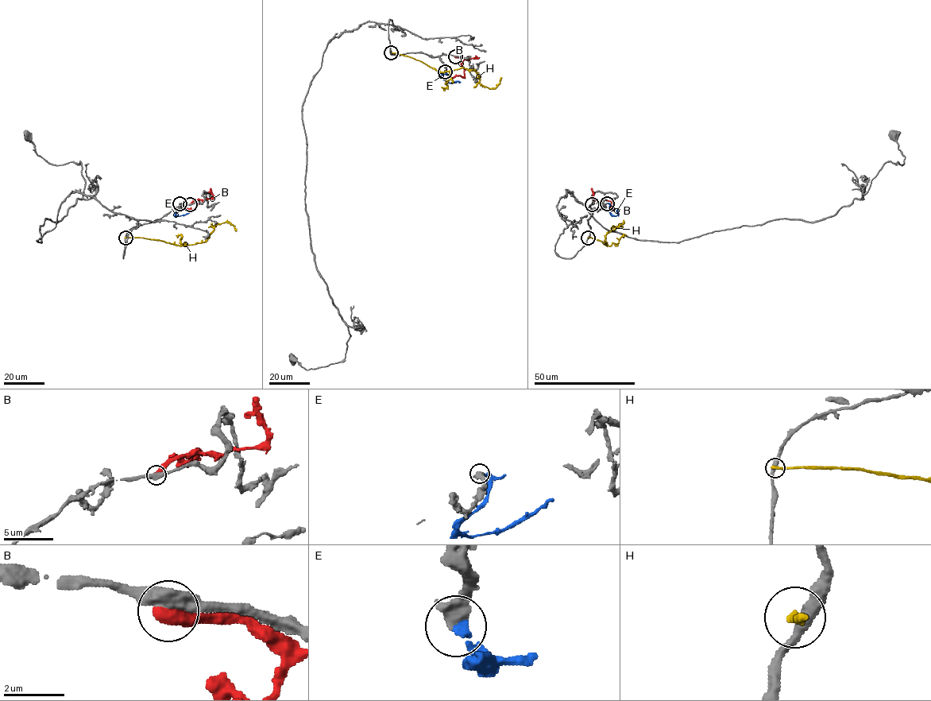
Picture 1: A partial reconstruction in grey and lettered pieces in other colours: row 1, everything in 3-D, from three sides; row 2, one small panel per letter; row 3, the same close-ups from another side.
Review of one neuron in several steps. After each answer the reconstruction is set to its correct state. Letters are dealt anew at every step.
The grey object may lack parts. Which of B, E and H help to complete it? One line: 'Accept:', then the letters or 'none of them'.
Accept: E

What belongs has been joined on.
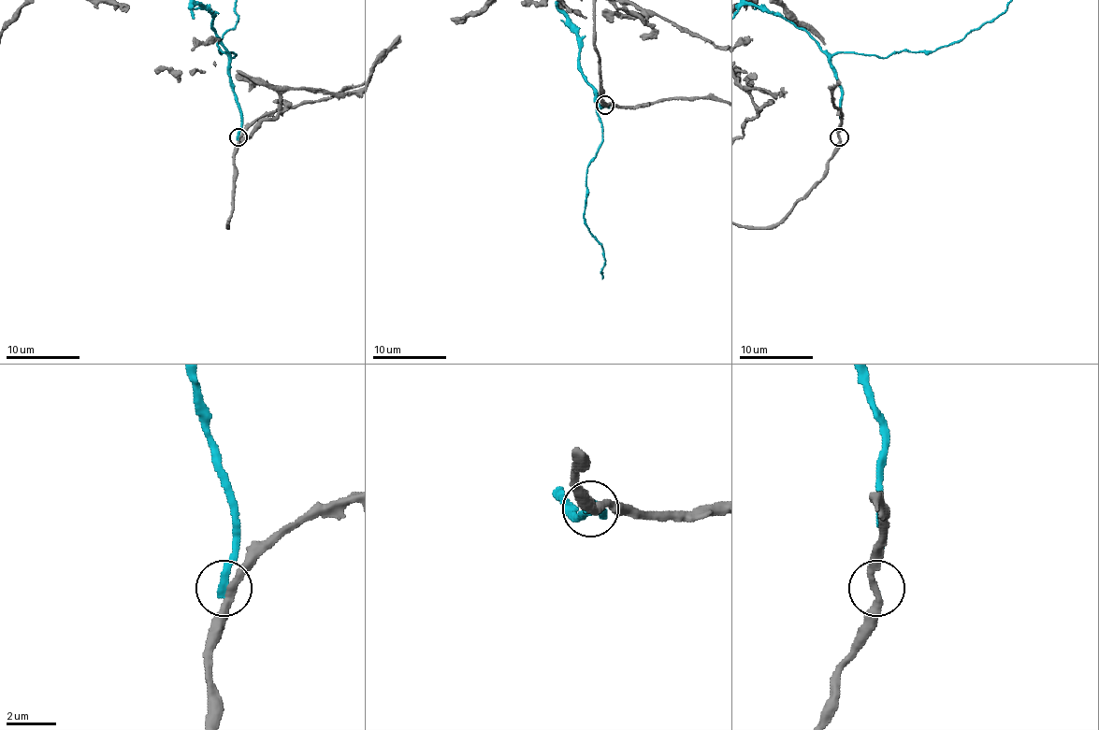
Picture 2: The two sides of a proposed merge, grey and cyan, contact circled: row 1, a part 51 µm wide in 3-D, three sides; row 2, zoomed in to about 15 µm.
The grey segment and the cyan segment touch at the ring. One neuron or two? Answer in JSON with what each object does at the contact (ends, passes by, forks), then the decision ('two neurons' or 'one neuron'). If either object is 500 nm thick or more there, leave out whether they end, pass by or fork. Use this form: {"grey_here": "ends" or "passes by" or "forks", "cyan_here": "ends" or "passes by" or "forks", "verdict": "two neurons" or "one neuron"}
{"grey_here": "passes by", "cyan_here": "ends", "verdict": "two neurons"}

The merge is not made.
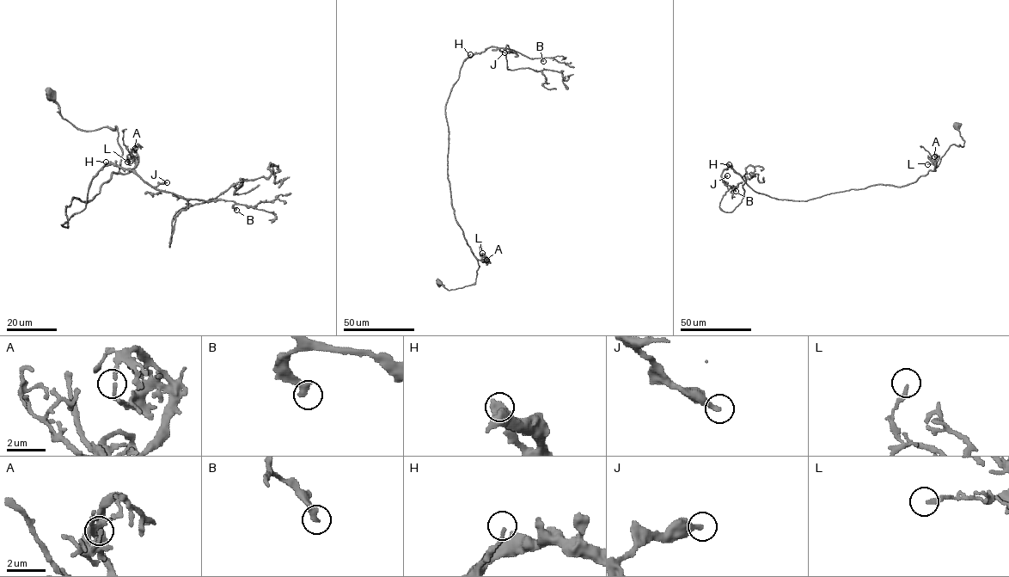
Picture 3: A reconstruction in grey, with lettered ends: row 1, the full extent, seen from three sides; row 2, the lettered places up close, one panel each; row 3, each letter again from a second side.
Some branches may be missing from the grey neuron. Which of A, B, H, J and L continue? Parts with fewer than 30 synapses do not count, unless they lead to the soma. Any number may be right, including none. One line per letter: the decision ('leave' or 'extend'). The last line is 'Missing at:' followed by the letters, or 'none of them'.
A: leave
B: leave
H: extend
J: leave
L: leave
Missing at: H

